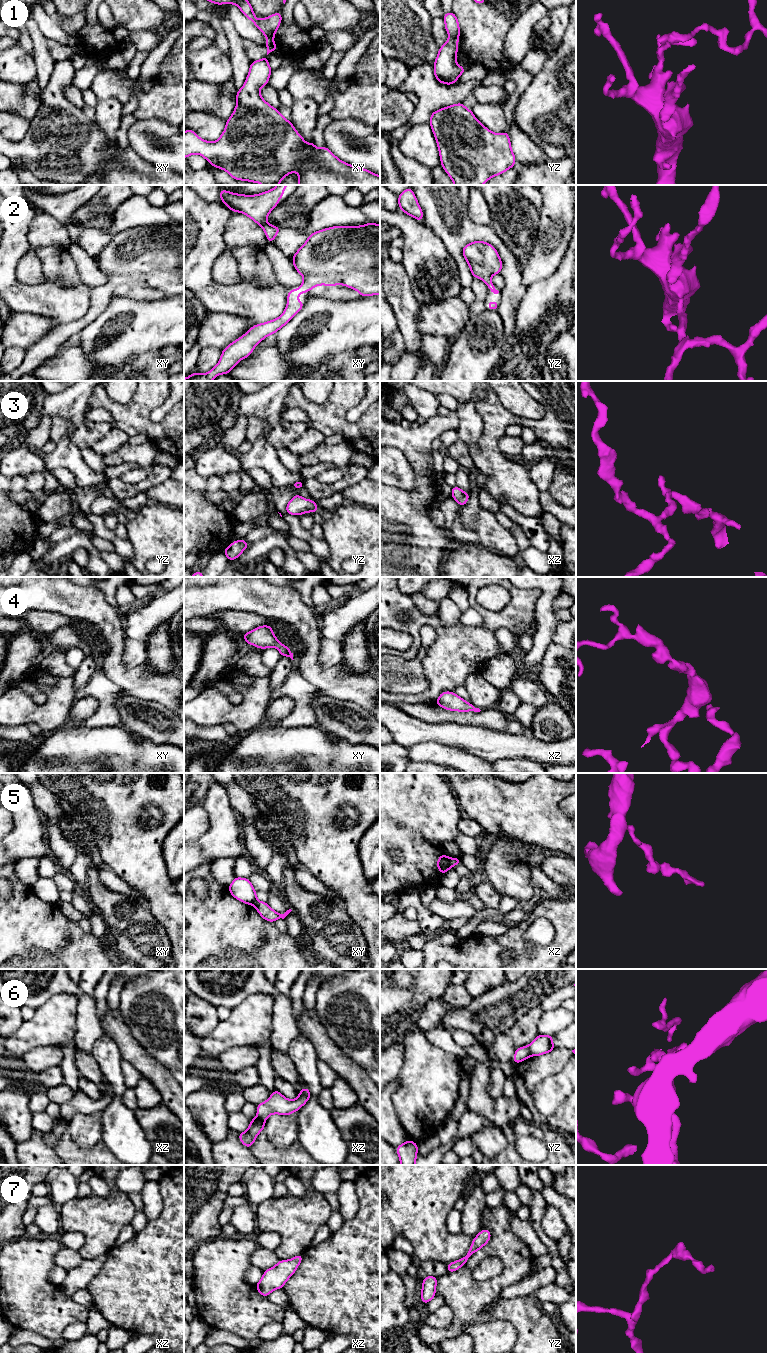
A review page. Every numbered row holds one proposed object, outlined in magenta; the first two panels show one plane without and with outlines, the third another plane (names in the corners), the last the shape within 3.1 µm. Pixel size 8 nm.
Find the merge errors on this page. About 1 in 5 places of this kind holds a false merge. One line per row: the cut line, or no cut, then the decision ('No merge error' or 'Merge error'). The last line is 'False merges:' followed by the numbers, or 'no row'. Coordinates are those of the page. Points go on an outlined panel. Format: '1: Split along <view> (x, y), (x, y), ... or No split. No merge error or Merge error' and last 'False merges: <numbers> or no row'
1: Split along yz (450, 36), (454, 36), (457, 39). Merge error
2: No split. No merge error
3: No split. No merge error
4: No split. No merge error
5: Split along xz (450, 859), (452, 866). Merge error
6: Split along yz (527, 1046), (530, 1055). Merge error
7: No split. No merge error
False merges: 1, 5, 6

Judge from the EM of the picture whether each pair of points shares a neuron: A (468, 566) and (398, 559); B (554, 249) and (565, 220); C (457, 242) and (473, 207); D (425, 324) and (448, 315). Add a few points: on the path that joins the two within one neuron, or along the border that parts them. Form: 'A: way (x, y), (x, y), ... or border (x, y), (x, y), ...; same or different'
A: border (456, 543), (447, 554); different
B: way (554, 242), (554, 231), (558, 227); same
C: border (468, 195), (467, 215), (474, 222), (489, 225); different
D: way (431, 320), (442, 317); same

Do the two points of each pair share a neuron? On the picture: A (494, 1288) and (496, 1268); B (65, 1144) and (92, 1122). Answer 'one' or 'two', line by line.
A: two
B: two

